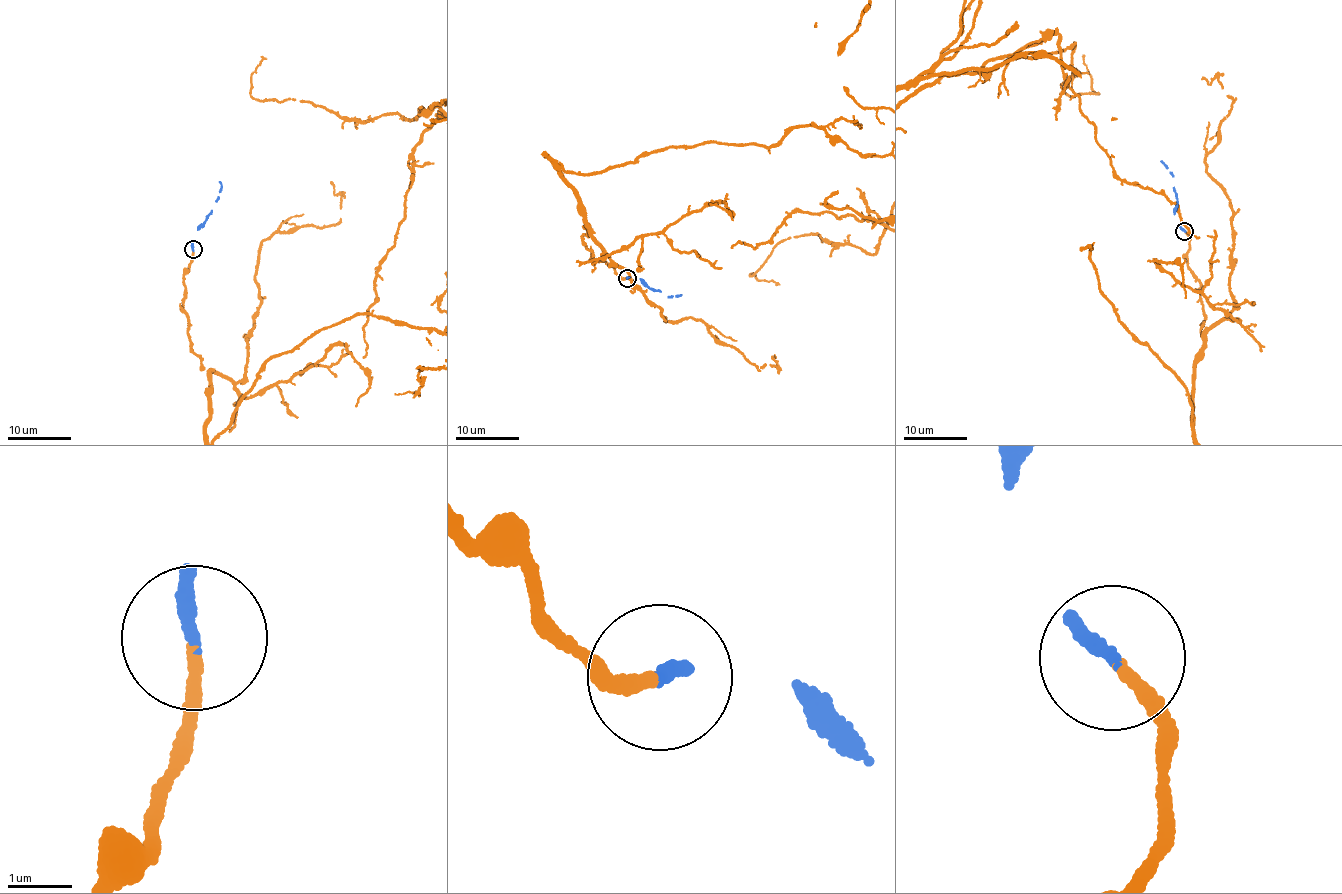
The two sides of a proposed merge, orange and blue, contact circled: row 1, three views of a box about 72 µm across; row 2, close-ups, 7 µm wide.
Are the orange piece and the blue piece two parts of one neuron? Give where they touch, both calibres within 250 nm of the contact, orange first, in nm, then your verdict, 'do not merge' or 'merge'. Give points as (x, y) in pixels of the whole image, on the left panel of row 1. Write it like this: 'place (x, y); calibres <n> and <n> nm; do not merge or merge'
place (193, 249); calibres 190 and 200 nm; merge

